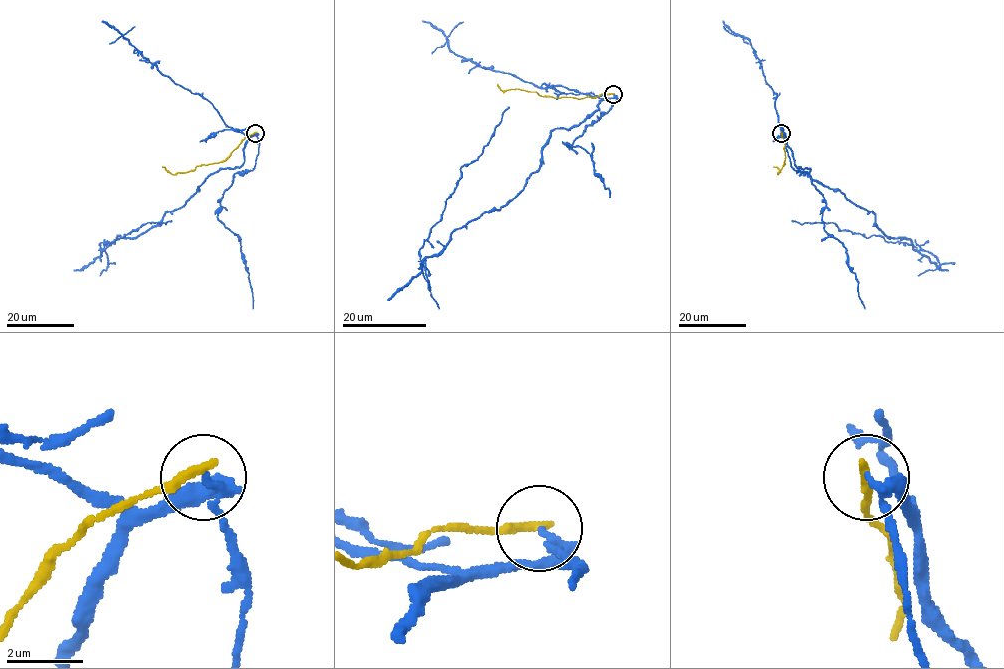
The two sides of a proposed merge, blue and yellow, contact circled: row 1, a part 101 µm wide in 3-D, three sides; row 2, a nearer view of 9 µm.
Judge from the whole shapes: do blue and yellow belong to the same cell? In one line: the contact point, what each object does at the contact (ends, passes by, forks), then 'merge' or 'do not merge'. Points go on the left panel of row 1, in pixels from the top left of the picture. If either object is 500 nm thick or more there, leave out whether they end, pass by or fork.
(255, 133) | blue passes by | yellow ends | do not merge

